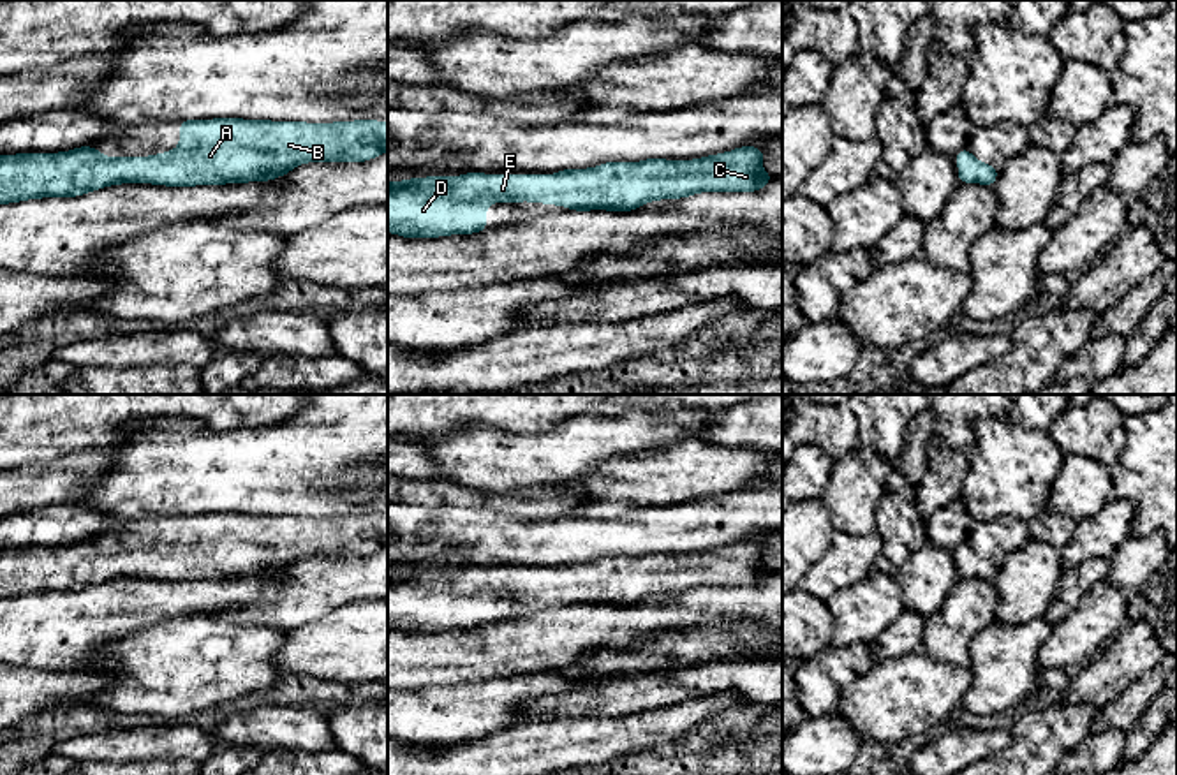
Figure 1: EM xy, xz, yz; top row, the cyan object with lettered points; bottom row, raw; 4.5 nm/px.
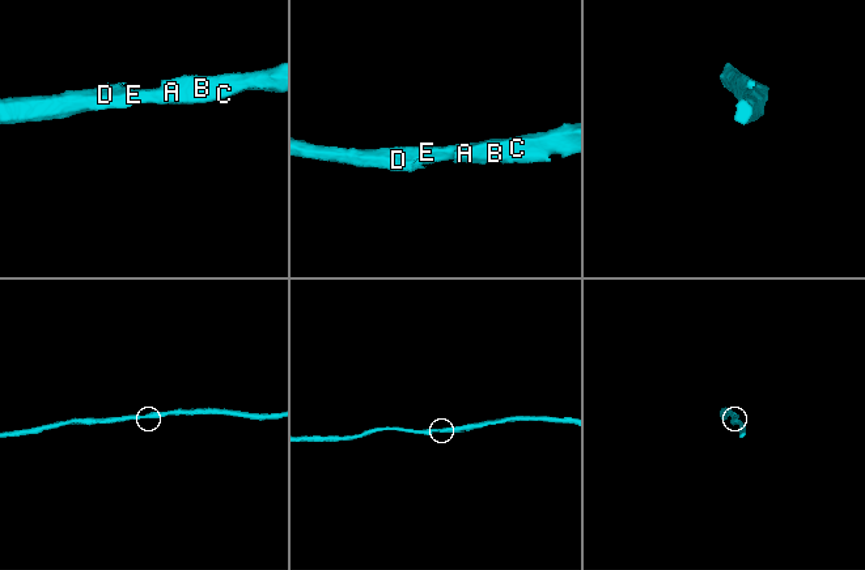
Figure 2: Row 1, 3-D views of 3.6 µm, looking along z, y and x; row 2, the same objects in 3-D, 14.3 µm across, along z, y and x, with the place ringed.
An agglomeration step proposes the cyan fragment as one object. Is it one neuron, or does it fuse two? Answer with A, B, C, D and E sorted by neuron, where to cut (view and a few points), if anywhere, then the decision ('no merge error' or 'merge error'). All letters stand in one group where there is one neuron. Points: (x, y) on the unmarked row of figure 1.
A B C D E; no cut; no merge error

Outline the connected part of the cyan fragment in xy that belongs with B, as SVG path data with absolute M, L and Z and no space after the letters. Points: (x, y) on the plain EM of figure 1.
M181 514L178 542L152 551L104 551L93 541L0 550L0 599L76 592L120 578L264 578L305 557L365 557L384 546L388 516Z

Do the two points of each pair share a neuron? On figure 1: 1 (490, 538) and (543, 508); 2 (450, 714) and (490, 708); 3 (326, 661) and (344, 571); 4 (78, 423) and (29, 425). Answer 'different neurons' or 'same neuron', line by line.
1: different neurons
2: same neuron
3: different neurons
4: same neuron

